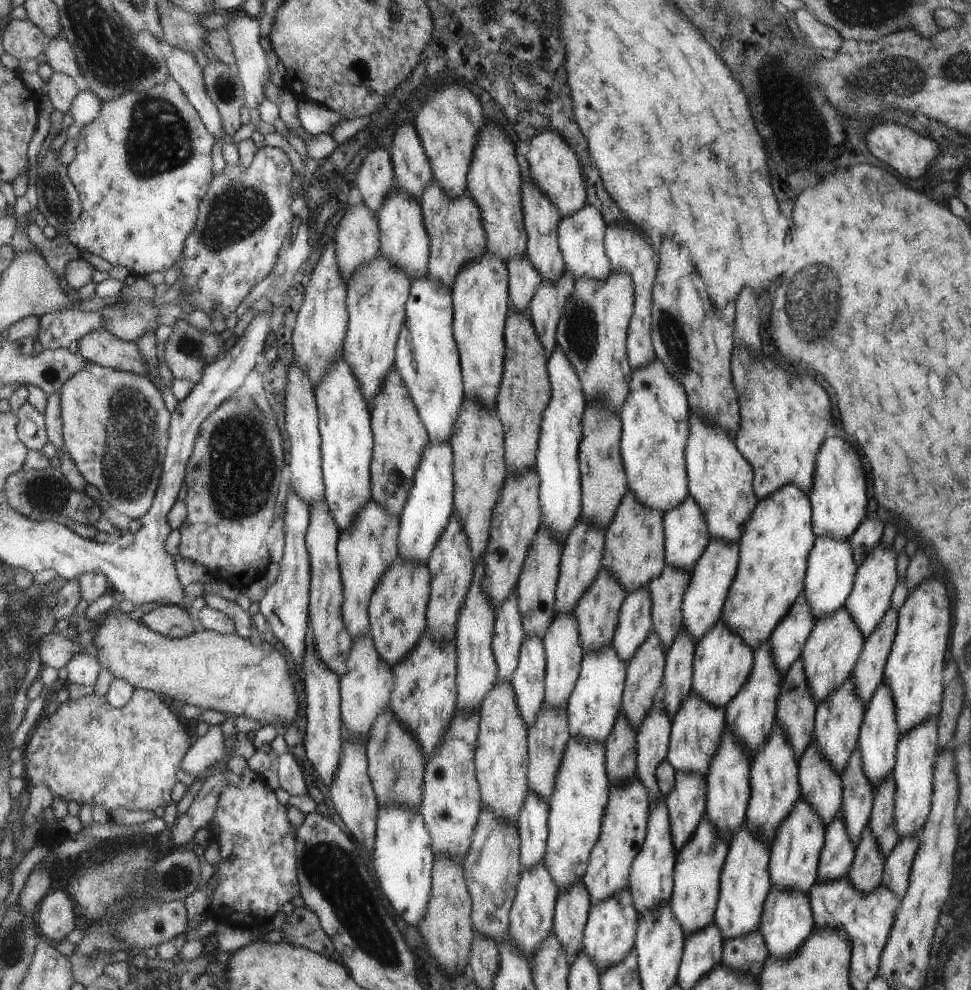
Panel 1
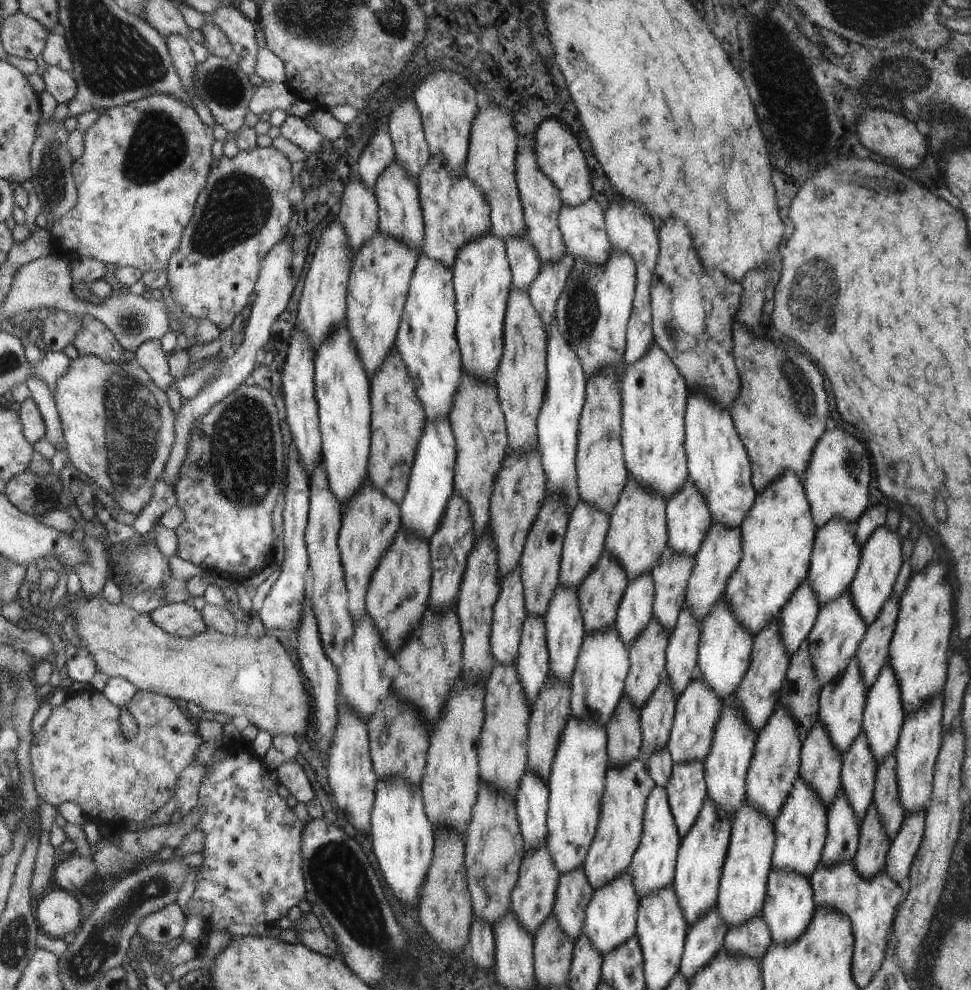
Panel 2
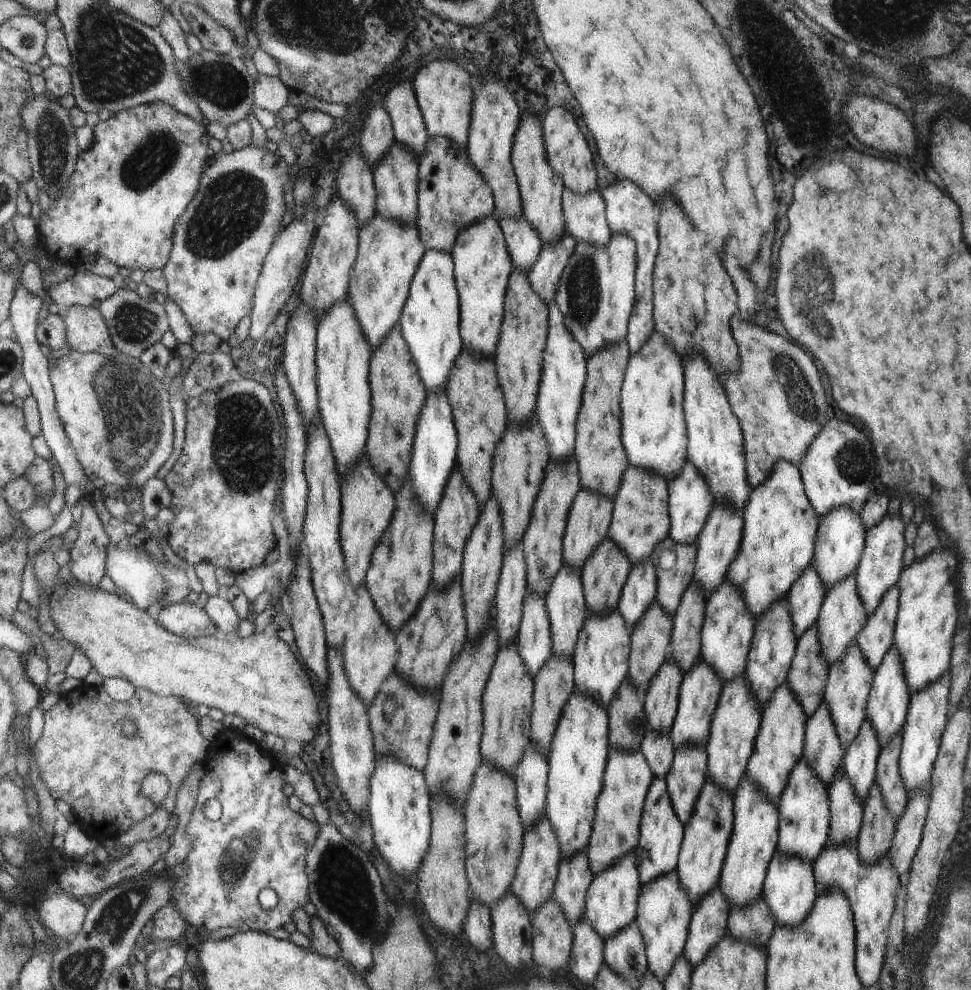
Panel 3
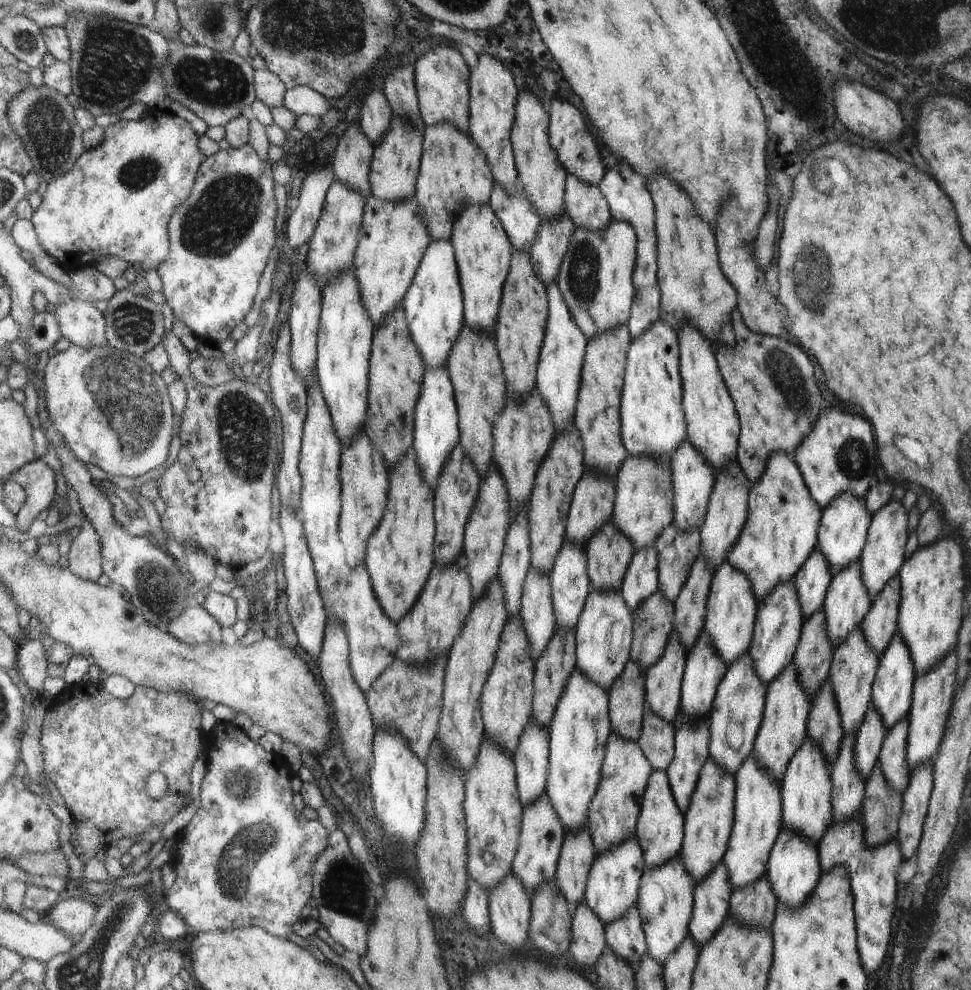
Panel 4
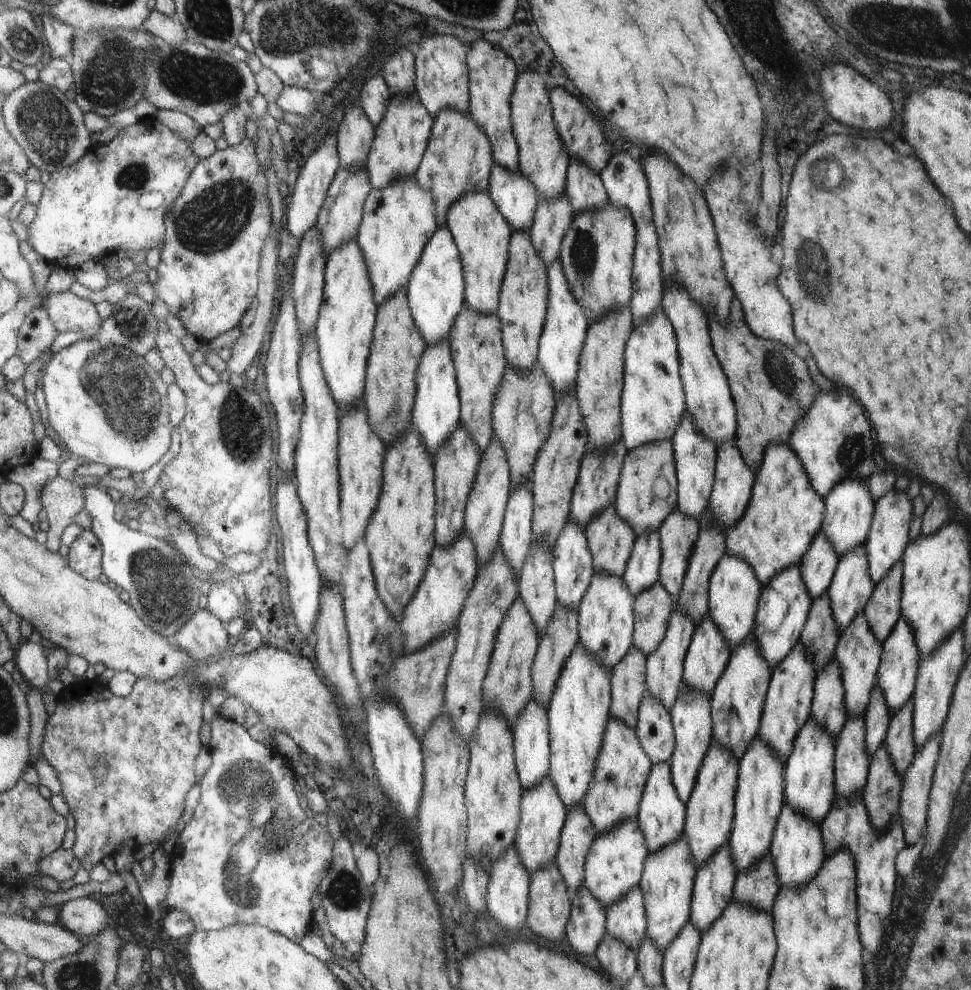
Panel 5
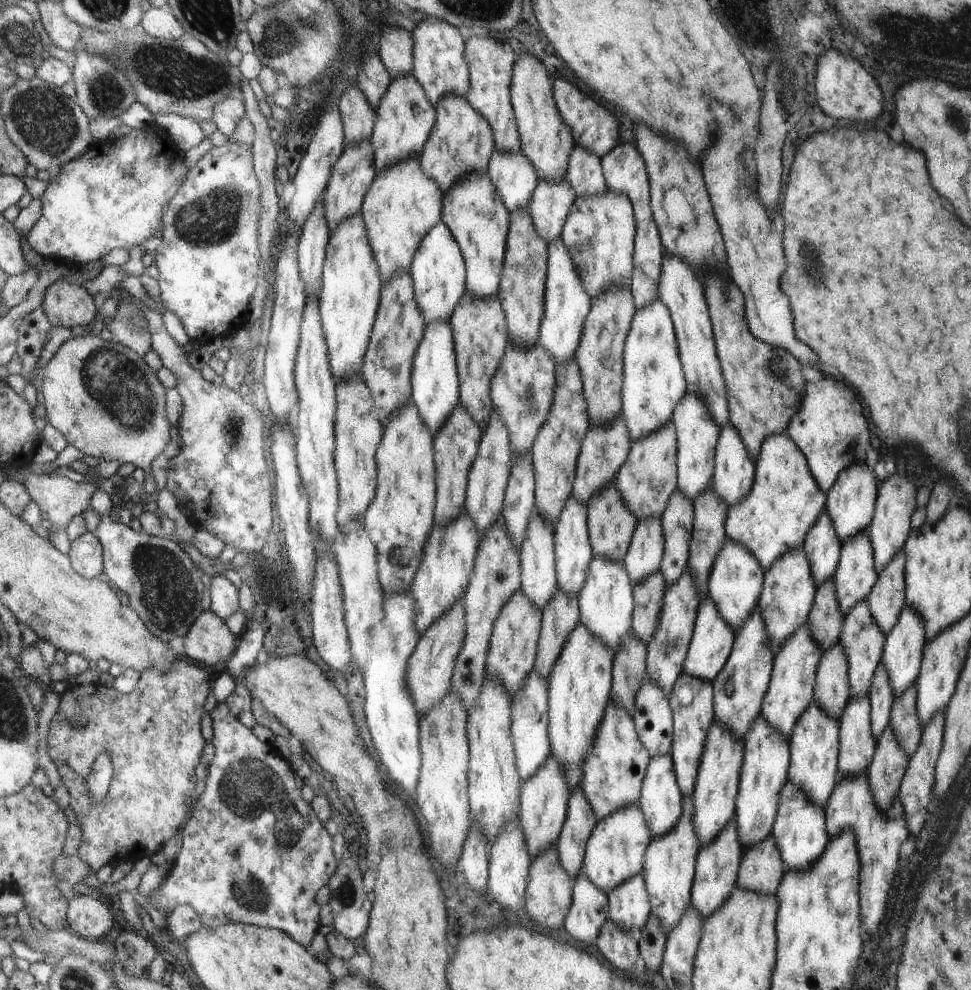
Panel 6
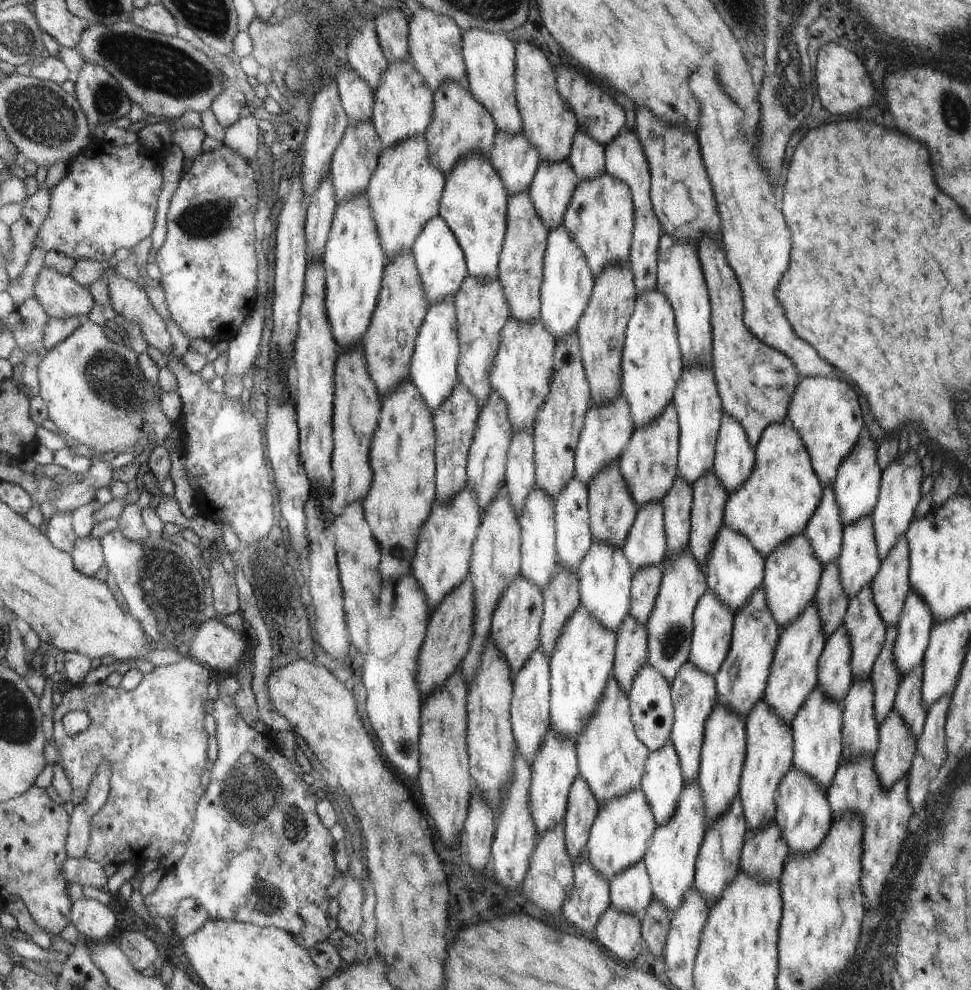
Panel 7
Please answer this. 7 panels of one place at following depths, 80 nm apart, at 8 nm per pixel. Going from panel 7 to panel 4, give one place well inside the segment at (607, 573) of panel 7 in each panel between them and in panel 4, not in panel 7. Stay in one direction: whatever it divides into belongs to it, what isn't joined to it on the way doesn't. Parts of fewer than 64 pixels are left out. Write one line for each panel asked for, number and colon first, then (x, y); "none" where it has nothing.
4: (603, 644)
5: (606, 617)
6: (606, 603)

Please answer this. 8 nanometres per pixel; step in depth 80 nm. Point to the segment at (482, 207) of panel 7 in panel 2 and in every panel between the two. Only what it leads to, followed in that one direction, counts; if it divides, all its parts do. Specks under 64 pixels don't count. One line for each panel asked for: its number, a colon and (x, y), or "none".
2: (482, 276)
3: (483, 267)
4: (483, 253)
5: (482, 235)
6: (473, 210)

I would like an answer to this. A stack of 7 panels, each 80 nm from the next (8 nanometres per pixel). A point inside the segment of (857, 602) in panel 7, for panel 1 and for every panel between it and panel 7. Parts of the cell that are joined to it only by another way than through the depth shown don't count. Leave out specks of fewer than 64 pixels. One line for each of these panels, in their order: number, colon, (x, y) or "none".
1: (838, 718)
2: (841, 703)
3: (849, 682)
4: (854, 664)
5: (858, 653)
6: (862, 640)

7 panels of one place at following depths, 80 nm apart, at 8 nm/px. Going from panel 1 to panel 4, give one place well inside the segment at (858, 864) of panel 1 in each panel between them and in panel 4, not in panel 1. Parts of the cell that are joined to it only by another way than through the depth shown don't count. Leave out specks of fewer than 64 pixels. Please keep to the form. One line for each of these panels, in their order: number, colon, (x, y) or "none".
2: (874, 843)
3: (878, 826)
4: (880, 811)

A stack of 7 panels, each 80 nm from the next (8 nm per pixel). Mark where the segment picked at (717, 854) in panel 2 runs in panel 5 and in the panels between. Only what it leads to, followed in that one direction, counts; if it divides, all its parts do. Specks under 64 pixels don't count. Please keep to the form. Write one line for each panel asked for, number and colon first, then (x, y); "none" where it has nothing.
3: (708, 836)
4: (710, 820)
5: (711, 811)

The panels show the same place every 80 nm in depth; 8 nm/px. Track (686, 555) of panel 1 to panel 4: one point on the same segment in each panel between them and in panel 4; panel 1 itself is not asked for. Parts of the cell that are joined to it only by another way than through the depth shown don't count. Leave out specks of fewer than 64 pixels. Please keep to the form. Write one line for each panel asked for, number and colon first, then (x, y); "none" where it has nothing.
2: (689, 518)
3: (691, 502)
4: (694, 479)

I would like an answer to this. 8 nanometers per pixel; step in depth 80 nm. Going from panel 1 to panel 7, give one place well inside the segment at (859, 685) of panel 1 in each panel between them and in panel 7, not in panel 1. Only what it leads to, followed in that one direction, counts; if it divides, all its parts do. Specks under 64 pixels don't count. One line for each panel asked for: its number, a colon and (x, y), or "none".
2: (874, 651)
3: (875, 642)
4: (880, 627)
5: (883, 612)
6: (886, 600)
7: (890, 586)

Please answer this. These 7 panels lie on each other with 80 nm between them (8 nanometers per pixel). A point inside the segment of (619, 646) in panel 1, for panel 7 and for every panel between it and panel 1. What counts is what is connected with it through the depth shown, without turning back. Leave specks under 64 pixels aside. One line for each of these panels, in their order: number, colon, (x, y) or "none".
2: (637, 607)
3: (641, 589)
4: (642, 577)
5: (642, 570)
6: (645, 554)
7: (645, 544)

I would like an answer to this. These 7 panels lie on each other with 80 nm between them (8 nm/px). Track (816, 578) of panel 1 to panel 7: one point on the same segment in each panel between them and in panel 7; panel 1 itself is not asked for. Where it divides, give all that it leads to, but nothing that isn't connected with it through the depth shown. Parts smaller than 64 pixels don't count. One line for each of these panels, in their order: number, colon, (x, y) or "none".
2: (836, 554)
3: (839, 545)
4: (844, 525)
5: (850, 508)
6: (851, 504)
7: (857, 486)

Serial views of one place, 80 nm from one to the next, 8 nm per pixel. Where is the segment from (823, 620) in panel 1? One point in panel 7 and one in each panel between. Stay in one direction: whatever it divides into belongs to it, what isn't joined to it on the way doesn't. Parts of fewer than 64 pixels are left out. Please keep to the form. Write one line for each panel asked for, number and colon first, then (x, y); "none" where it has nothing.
2: (835, 639)
3: (842, 618)
4: (848, 602)
5: (852, 588)
6: (856, 576)
7: (859, 561)

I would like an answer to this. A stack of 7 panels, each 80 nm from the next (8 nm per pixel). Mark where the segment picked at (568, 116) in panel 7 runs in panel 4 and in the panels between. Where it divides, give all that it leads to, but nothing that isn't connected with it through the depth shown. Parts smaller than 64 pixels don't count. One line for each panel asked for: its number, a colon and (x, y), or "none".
4: (543, 178)
5: (543, 159)
6: (547, 141)

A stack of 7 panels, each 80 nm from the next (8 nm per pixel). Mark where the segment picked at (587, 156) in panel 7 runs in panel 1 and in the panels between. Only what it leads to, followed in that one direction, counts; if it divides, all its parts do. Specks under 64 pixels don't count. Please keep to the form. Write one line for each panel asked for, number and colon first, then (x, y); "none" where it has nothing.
1: (581, 235)
2: (583, 226)
3: (585, 214)
4: (585, 204)
5: (584, 189)
6: (584, 174)

